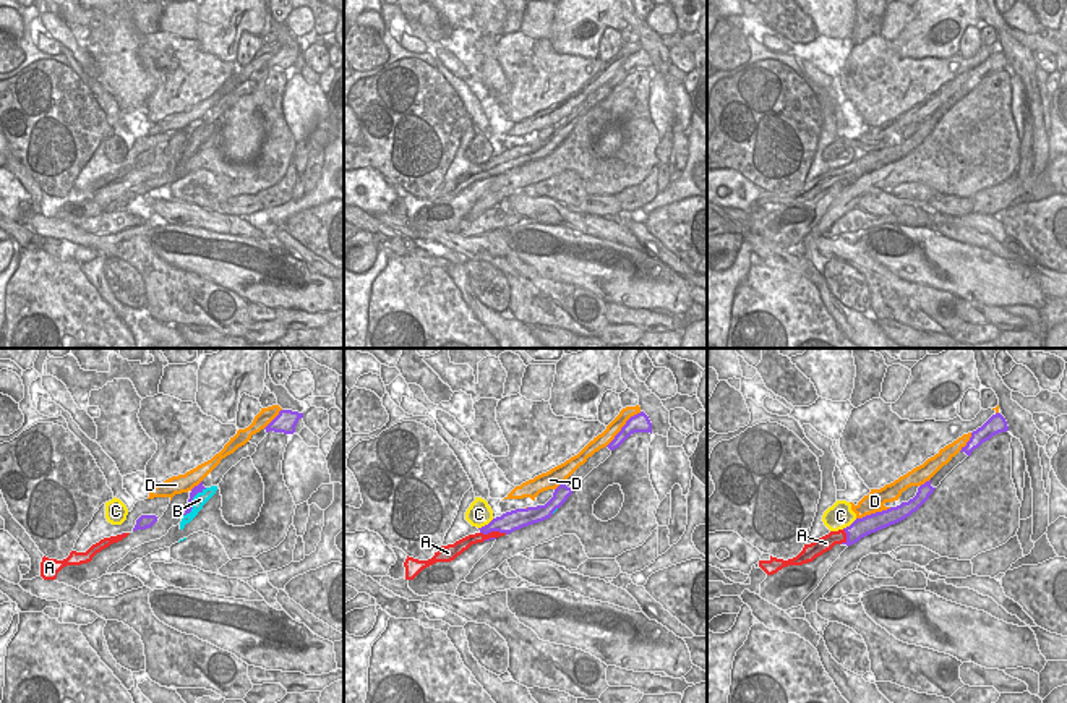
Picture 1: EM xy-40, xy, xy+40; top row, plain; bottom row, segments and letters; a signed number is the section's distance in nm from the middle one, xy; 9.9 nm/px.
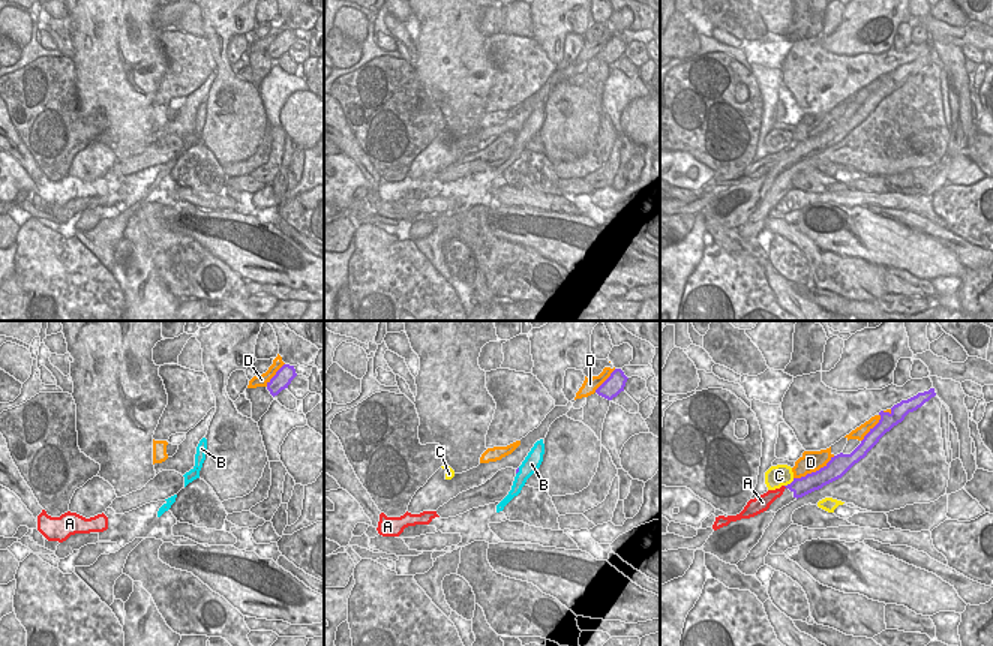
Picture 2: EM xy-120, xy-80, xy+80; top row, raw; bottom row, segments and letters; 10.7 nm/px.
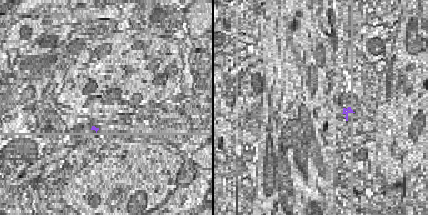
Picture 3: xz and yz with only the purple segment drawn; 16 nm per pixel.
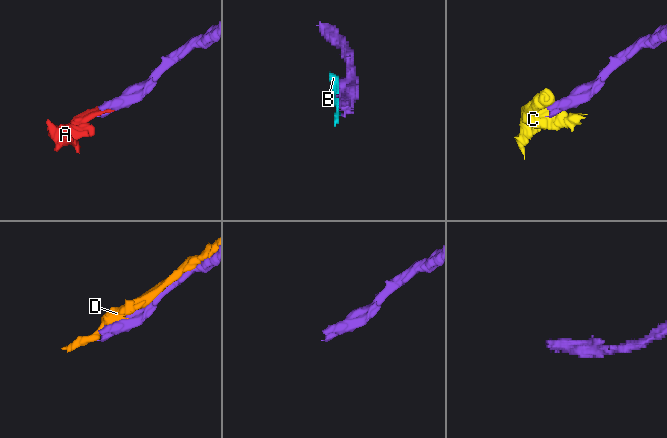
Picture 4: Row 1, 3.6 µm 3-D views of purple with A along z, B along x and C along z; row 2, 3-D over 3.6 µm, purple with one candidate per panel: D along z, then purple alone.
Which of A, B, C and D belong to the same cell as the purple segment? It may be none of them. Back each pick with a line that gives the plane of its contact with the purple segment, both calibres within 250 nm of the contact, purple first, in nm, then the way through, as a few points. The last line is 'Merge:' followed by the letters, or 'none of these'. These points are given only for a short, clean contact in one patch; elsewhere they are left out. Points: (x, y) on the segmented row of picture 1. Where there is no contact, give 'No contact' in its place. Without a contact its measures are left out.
Merge: none of these

